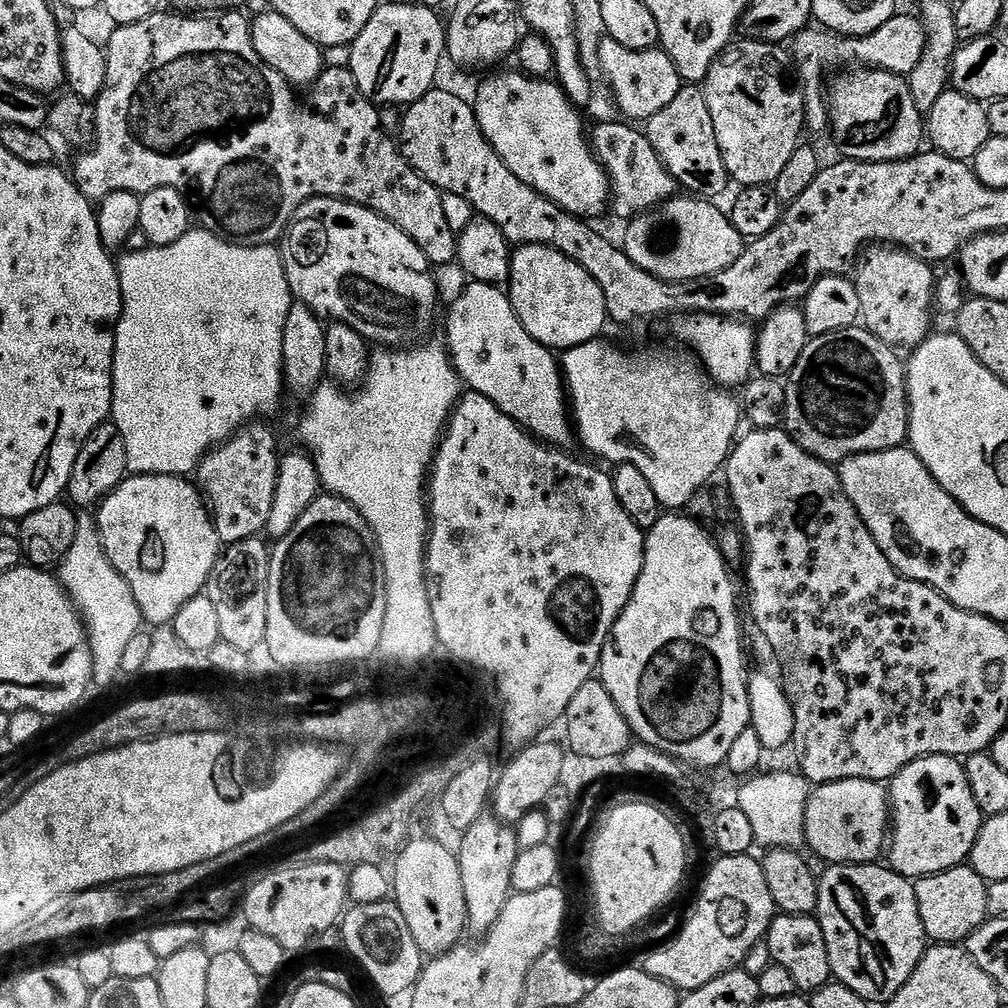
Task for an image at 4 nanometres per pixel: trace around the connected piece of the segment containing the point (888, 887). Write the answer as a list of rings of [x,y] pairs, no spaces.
[[[836,862],[833,868],[832,865],[825,867],[824,875],[819,877],[818,887],[818,919],[825,937],[853,936],[858,943],[864,944],[860,948],[864,960],[856,964],[860,972],[854,973],[850,979],[852,991],[869,1002],[891,1000],[896,991],[912,977],[926,951],[924,923],[916,901],[915,883],[880,862]]]

